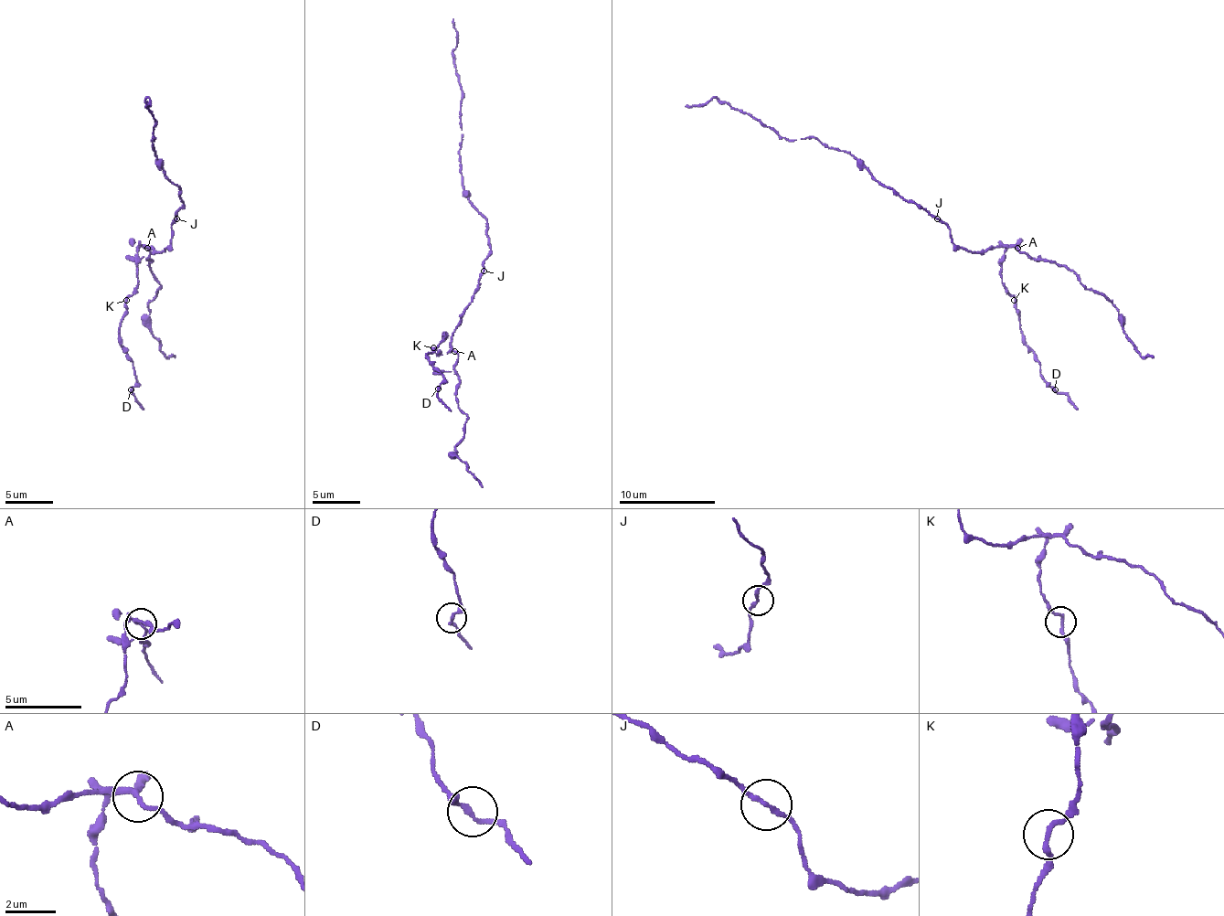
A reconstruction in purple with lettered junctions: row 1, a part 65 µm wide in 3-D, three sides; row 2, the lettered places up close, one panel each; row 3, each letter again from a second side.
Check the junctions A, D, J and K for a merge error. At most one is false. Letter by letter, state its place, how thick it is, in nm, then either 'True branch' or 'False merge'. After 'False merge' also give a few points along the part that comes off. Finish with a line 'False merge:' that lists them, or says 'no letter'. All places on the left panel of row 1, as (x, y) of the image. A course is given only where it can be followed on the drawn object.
A: Place: (147, 248). Thickness 160 nm. True branch
D: Place: (131, 389). Thickness 170 nm. True branch
J: Place: (176, 218). Thickness 160 nm. True branch
K: Place: (126, 300). Thickness 190 nm. True branch
False merge: no letter

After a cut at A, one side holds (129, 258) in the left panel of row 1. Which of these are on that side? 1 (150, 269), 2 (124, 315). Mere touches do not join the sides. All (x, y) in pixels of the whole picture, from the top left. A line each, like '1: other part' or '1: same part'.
1: same part
2: other part

